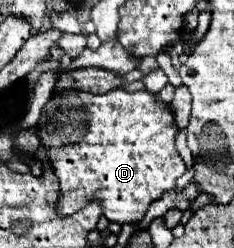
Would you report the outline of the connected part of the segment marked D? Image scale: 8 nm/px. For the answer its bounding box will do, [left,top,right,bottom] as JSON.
[37,89,185,225]

